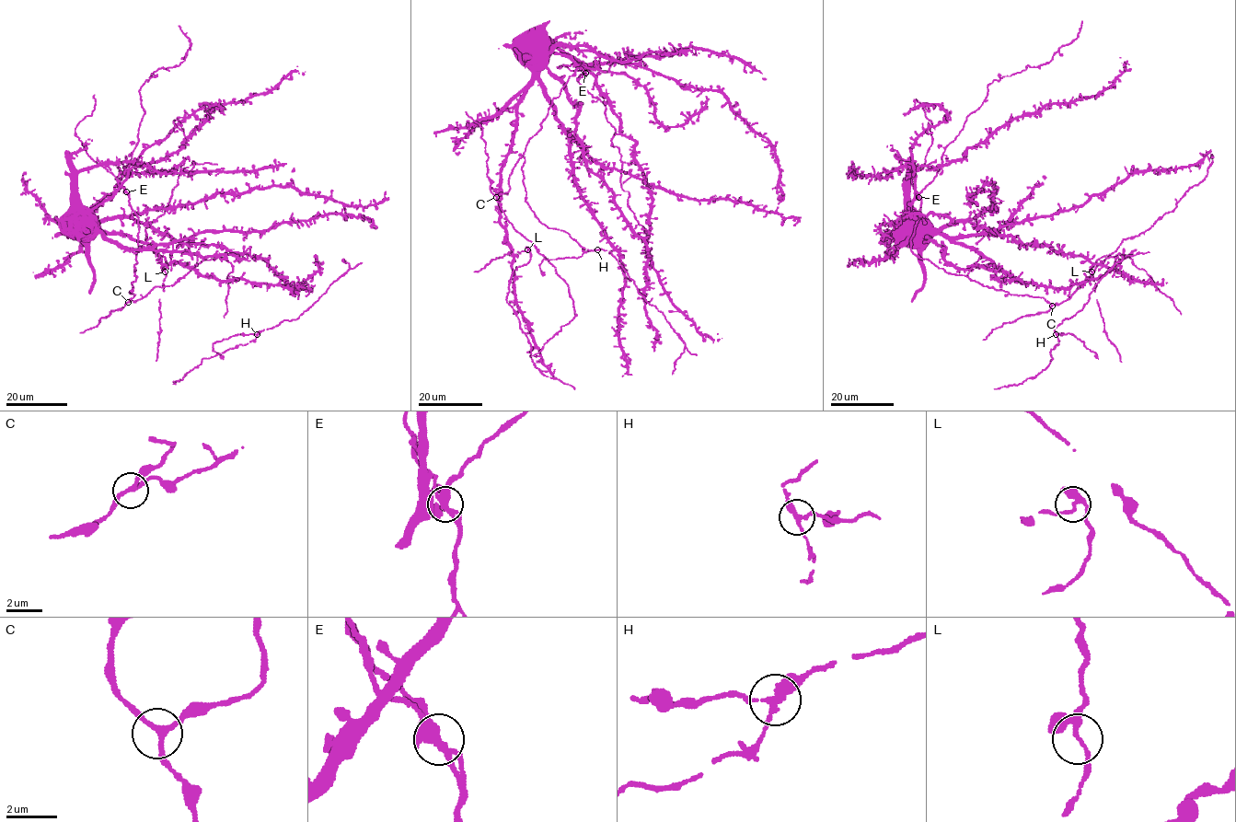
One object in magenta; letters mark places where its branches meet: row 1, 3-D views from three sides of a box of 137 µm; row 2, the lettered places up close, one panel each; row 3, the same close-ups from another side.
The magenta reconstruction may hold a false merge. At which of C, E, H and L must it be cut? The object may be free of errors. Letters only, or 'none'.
H

